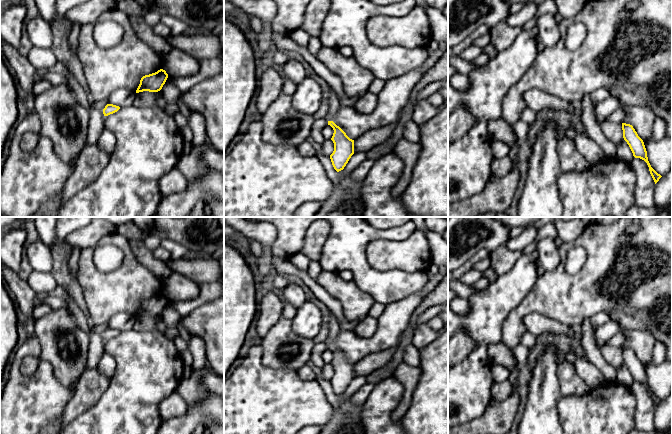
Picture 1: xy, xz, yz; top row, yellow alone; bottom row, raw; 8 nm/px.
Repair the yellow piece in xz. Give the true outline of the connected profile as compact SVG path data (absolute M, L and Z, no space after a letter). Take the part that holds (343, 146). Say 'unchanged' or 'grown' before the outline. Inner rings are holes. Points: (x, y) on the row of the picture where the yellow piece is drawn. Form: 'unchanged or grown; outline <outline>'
grown; outline M331 88L330 106L325 118L328 121L328 125L334 130L331 138L334 143L334 151L330 155L330 159L337 172L344 169L349 159L354 154L354 140L350 139L346 133L332 121L339 107L338 96Z

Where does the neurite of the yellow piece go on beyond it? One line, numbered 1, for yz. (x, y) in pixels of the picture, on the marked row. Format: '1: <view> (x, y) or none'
1: none

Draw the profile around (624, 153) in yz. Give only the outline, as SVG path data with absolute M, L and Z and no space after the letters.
M624 139L616 147L616 150L616 158L622 162L627 163L628 165L631 165L634 156L629 145Z

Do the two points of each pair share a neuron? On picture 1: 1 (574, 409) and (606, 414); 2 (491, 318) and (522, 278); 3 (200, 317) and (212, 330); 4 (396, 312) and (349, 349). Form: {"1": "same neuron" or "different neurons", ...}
{"1": "same neuron", "2": "same neuron", "3": "same neuron", "4": "same neuron"}

